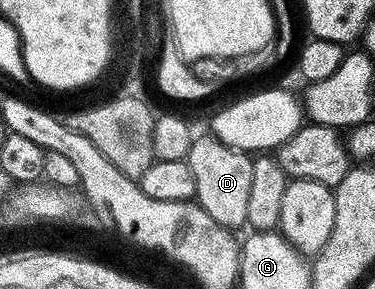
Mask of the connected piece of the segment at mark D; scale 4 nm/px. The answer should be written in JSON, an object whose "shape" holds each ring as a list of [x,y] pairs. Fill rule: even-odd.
{"shape":[[[198,136],[189,149],[187,158],[191,175],[195,175],[196,202],[203,207],[206,216],[222,225],[225,231],[234,231],[247,222],[247,201],[251,199],[251,173],[253,157],[248,152],[232,149],[217,137]]]}

